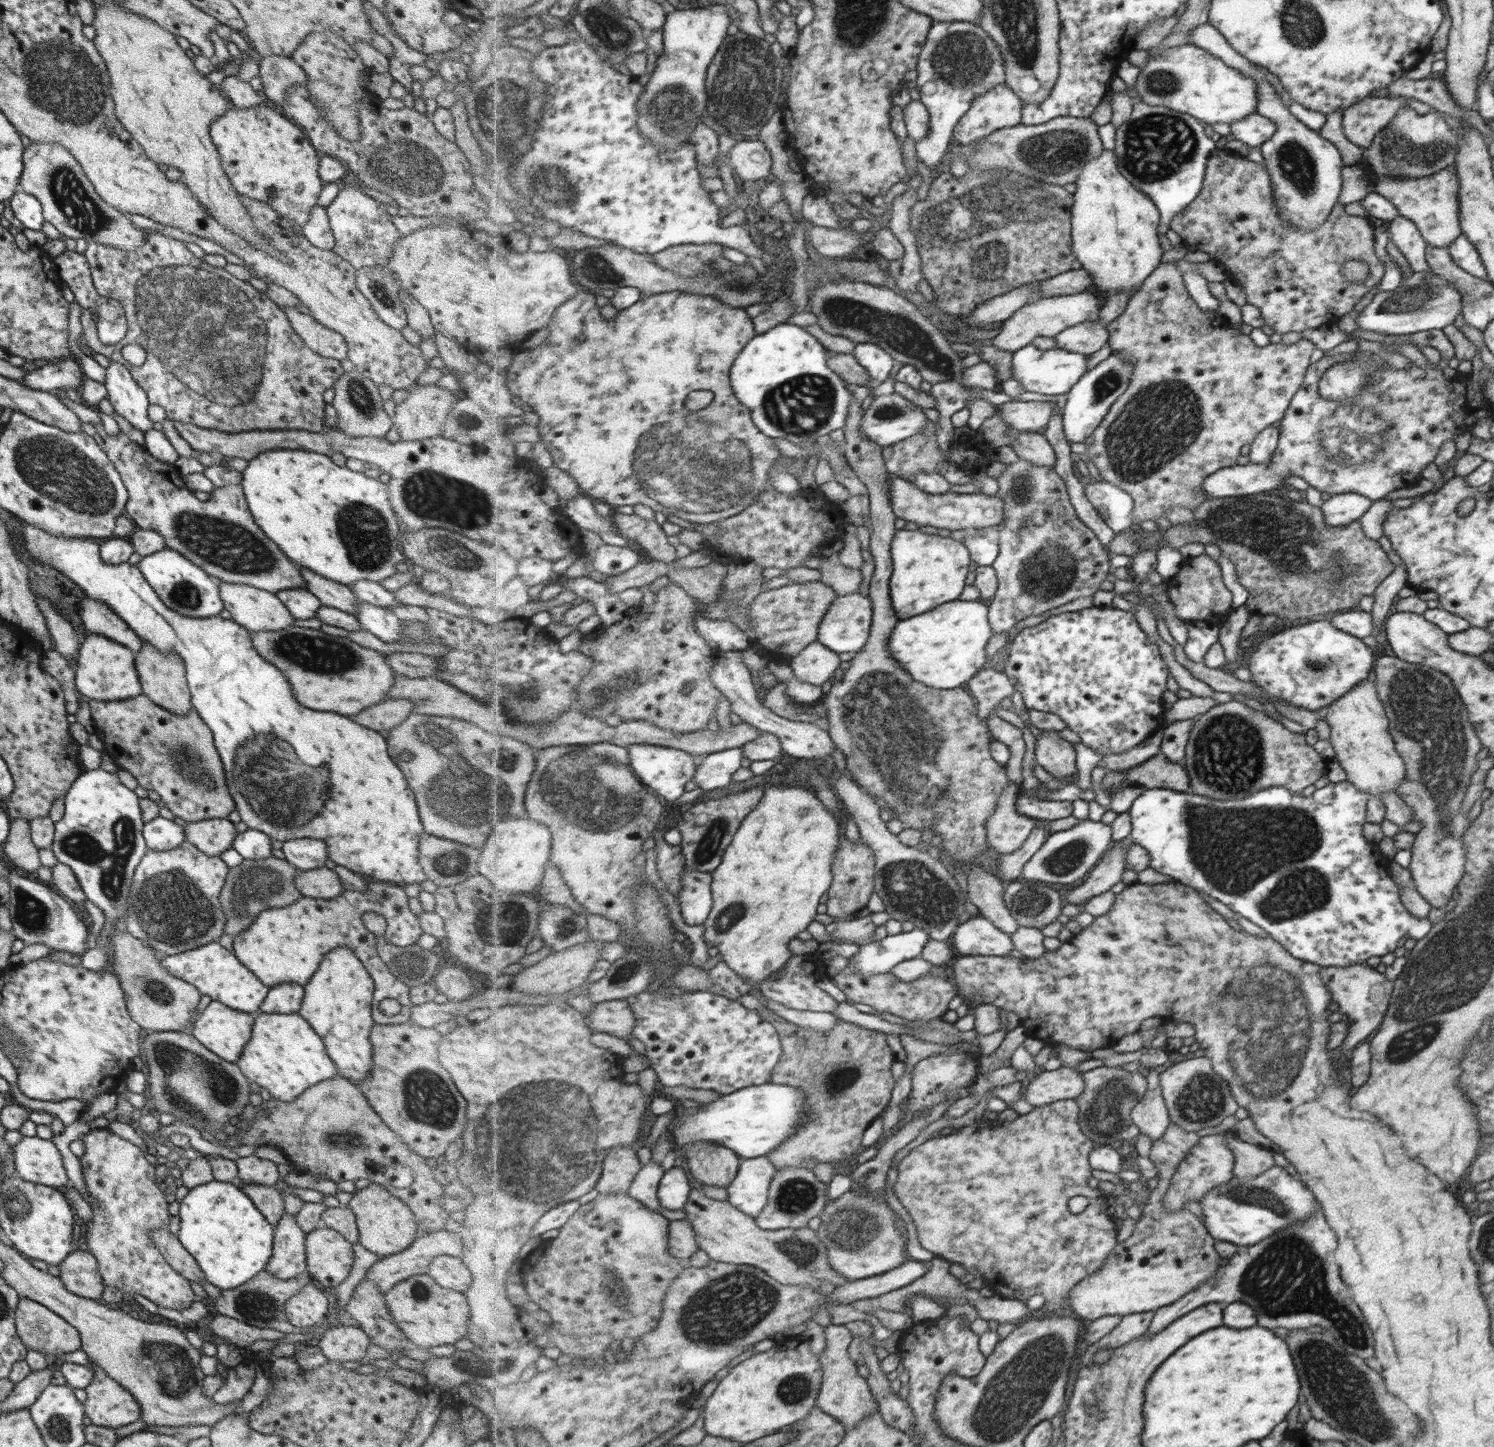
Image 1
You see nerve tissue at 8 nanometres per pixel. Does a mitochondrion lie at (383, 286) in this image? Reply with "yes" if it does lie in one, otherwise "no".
yes

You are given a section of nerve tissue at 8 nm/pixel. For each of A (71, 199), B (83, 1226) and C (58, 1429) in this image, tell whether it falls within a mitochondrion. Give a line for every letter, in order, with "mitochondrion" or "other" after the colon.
A: mitochondrion
B: other
C: mitochondrion

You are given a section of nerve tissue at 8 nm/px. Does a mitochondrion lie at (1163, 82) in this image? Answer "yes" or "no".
yes

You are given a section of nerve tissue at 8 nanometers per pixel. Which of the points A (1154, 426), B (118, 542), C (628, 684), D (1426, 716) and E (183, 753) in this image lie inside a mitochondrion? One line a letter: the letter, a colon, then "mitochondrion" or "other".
A: mitochondrion
B: other
C: mitochondrion
D: mitochondrion
E: mitochondrion

